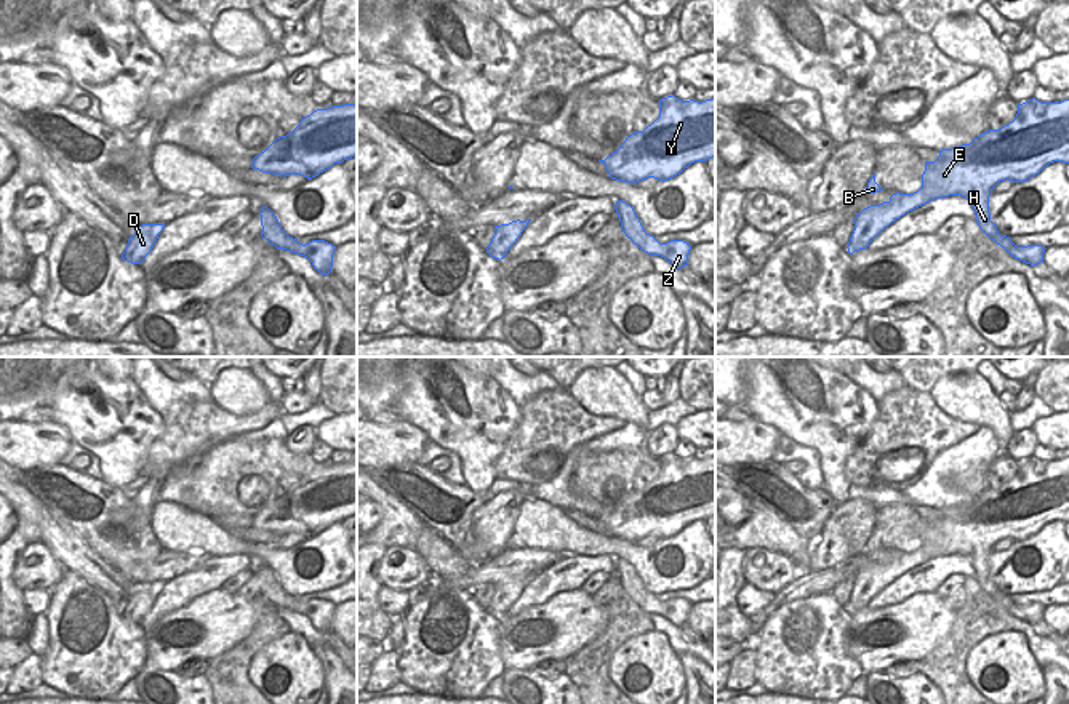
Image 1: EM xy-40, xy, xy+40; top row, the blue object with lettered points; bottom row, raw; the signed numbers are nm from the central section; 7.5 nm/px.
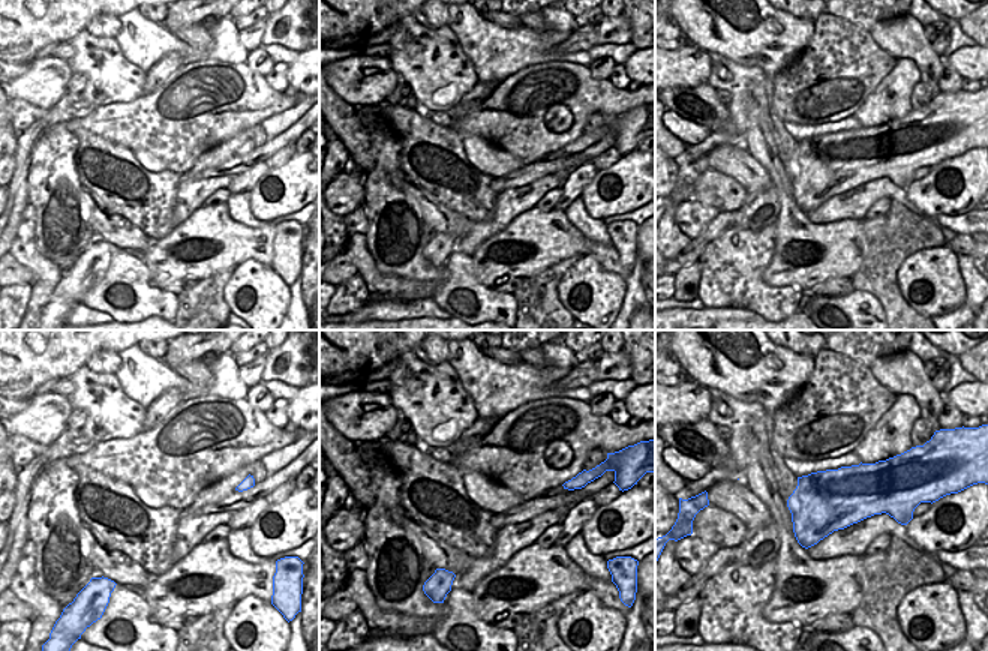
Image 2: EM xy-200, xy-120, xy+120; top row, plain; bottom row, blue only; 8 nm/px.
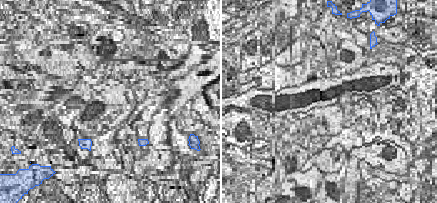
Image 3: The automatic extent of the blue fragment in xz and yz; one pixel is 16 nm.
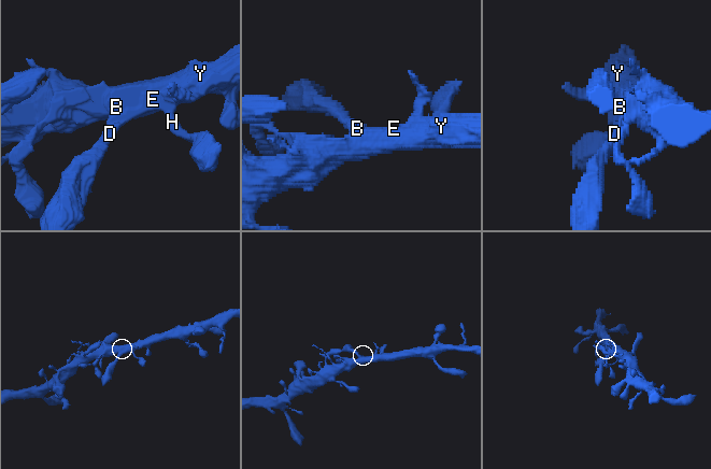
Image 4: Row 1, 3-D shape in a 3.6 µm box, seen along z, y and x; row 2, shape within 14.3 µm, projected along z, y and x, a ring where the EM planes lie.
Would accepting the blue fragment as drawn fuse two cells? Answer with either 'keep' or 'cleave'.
keep

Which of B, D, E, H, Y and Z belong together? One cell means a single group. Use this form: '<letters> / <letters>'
B D E H Y Z

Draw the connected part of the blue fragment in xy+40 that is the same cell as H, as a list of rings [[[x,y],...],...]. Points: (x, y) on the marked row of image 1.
[[[1032,98],[1018,104],[1018,114],[1008,125],[987,130],[970,144],[943,149],[935,162],[925,162],[917,192],[896,192],[888,202],[858,213],[848,253],[866,250],[885,227],[906,213],[935,198],[962,195],[973,206],[979,229],[1010,256],[1034,267],[1043,262],[1047,248],[1018,246],[1010,237],[1000,235],[991,221],[989,195],[1000,181],[1029,181],[1055,162],[1069,163],[1069,99],[1042,102]]]

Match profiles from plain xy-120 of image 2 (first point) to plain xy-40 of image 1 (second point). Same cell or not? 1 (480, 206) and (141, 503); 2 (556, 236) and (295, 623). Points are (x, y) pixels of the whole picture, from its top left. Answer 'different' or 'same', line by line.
1: different
2: different

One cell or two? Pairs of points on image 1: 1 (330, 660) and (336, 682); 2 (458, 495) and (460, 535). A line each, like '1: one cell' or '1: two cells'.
1: one cell
2: one cell

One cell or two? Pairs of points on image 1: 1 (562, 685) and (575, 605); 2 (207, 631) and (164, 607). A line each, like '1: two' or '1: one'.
1: two
2: two

